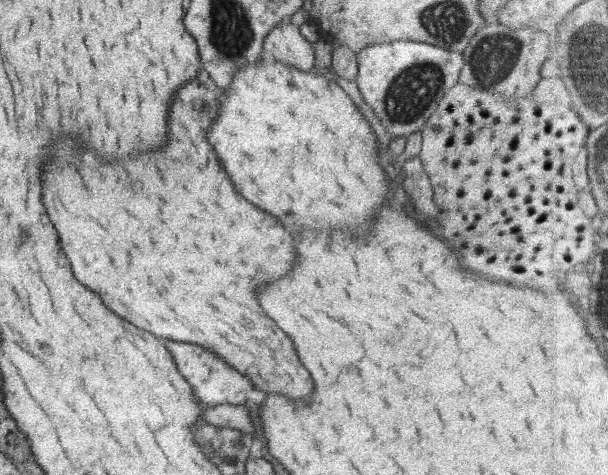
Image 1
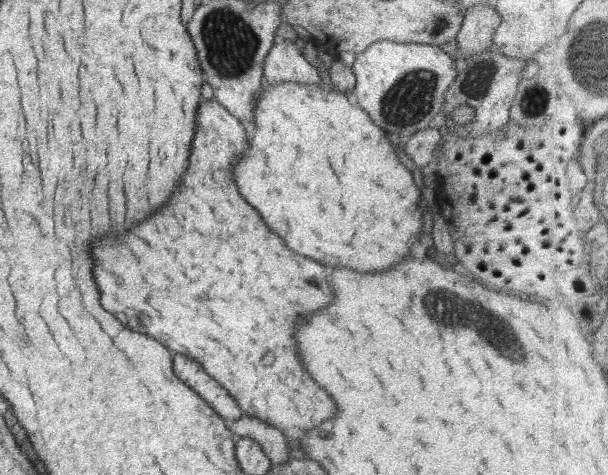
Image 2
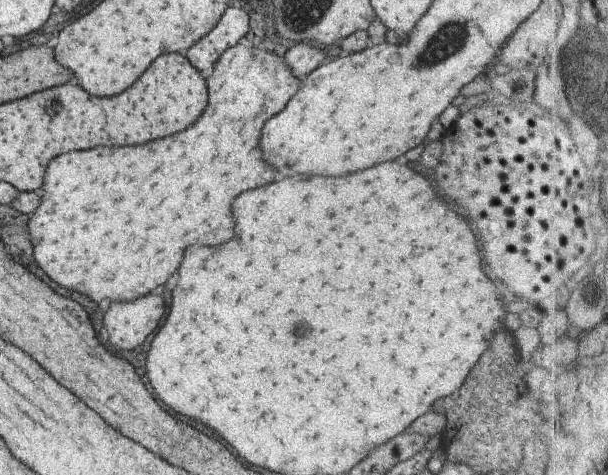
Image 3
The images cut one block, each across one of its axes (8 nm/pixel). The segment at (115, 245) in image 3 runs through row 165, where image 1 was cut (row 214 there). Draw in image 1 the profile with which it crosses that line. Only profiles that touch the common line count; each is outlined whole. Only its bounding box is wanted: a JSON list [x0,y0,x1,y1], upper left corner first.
[41,82,313,398]

